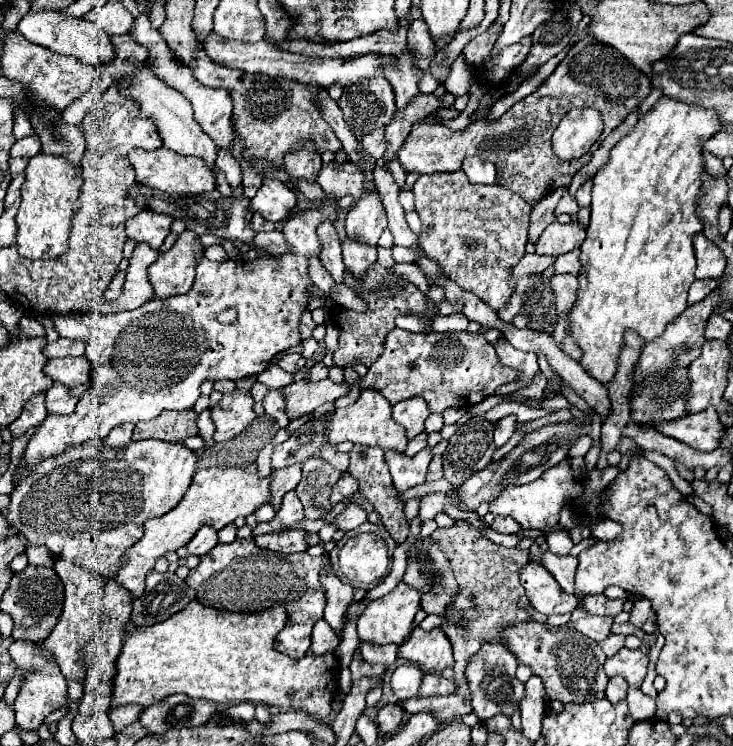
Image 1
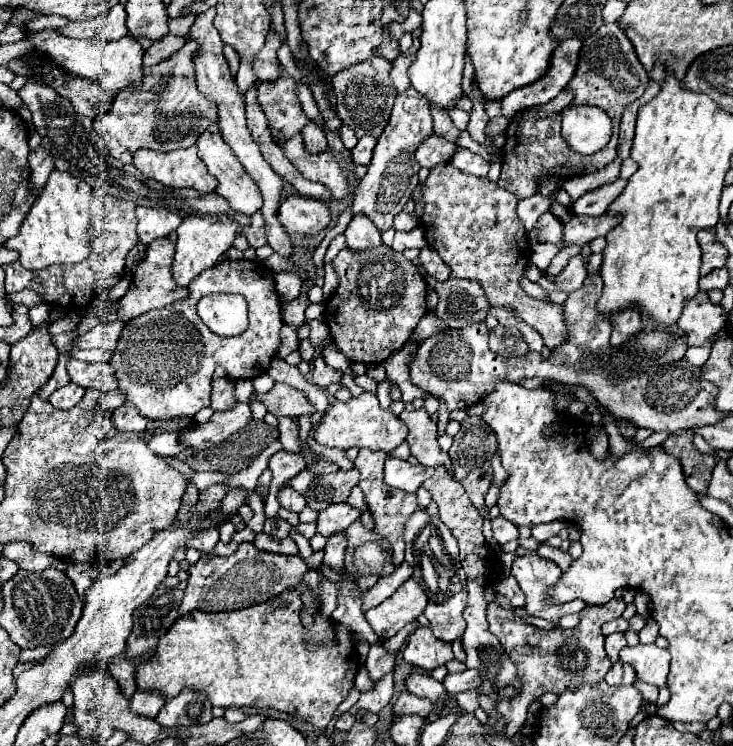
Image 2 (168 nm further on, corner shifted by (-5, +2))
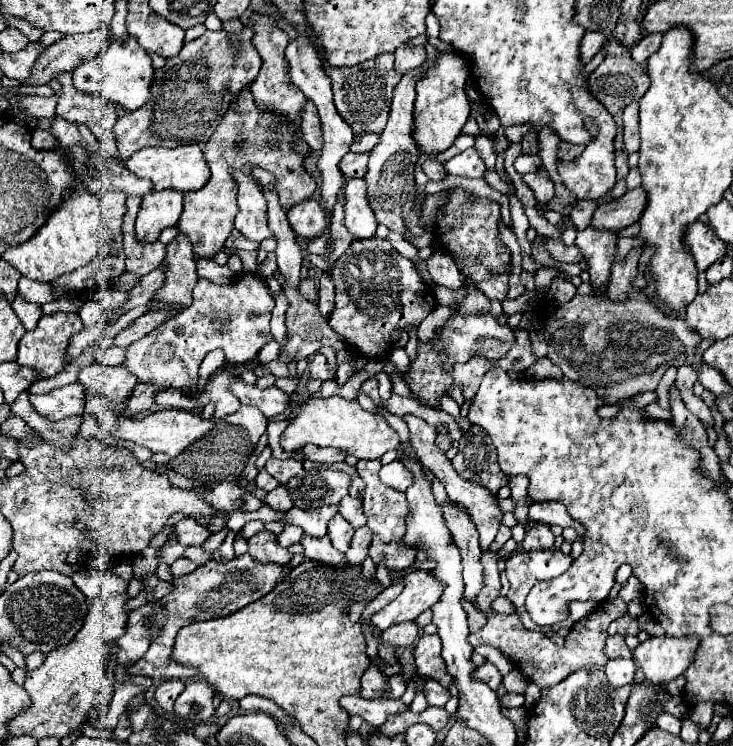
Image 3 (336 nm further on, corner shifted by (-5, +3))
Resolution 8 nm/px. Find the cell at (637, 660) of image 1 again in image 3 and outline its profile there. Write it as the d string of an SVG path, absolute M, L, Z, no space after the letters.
M650 637L632 651L632 659L650 683L670 683L688 669L696 645L696 637Z

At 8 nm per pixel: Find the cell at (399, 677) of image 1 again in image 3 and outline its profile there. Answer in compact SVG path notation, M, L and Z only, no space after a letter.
M428 679L424 683L422 691L428 699L428 705L432 705L432 707L444 707L444 703L450 699L450 691L446 687L442 687L438 681L432 681L432 679Z

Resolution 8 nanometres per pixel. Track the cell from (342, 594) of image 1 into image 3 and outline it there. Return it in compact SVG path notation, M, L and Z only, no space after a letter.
M336 515L336 517L328 523L328 537L330 537L332 545L334 545L338 551L342 551L342 553L348 551L352 535L354 535L354 527L352 527L342 515Z

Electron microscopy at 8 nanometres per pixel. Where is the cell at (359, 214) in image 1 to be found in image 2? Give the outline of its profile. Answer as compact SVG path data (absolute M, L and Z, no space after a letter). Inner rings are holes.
M414 88L404 90L404 94L398 94L394 100L392 116L374 148L368 172L356 186L354 202L352 202L354 214L368 214L368 218L372 218L372 222L382 232L392 228L394 216L400 214L404 204L410 200L414 188L418 186L420 166L414 154L418 146L428 136L432 136L432 132L434 130L432 130L432 116L428 112L428 102L424 102L424 98L420 98L420 94ZM426 124L430 124L428 130L426 130Z

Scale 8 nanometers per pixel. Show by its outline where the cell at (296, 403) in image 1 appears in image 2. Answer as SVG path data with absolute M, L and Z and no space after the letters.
M274 384L274 388L266 394L254 392L254 398L260 400L274 416L302 416L312 410L308 398L288 384Z

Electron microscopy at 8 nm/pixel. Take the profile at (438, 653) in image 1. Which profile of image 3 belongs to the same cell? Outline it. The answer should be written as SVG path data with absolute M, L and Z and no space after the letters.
M420 635L418 645L414 647L414 663L418 675L436 679L443 687L448 688L454 680L444 669L444 659L440 657L440 649L442 645L438 635Z

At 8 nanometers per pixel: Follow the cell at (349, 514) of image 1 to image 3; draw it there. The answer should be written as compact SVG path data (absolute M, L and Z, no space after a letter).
M322 505L318 509L310 509L310 511L302 511L302 509L292 507L286 513L284 523L294 523L294 525L302 527L306 531L306 535L310 535L310 537L324 537L326 525L336 513L338 513L336 505Z

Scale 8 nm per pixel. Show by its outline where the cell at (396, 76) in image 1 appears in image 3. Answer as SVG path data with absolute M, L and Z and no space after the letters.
M403 44L396 49L394 55L396 55L394 65L404 75L404 73L410 73L412 69L416 69L416 67L420 67L424 63L426 50L423 45L406 46Z

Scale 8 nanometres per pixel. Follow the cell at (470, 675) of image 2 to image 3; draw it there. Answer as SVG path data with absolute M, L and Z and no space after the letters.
M484 663L482 667L478 667L476 669L476 673L472 673L476 679L480 679L480 681L484 681L486 685L490 685L490 689L498 689L500 687L500 681L502 681L502 675L500 675L500 671L492 665L492 663Z

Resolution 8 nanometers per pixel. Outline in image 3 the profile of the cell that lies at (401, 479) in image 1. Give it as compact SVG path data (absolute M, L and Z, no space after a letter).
M400 461L382 465L380 479L382 479L382 483L386 483L388 487L392 487L396 491L406 491L412 485L412 473L408 473L408 469Z

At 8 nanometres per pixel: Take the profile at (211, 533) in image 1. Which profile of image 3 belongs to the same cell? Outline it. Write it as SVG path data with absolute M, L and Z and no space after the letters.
M190 517L188 519L182 519L174 525L176 533L178 533L178 543L188 547L188 545L194 545L194 547L202 547L202 543L210 537L210 531L202 525L198 525L196 521L192 521Z

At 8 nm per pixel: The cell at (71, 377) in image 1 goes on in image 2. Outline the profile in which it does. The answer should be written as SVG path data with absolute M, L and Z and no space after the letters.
M72 358L72 362L68 362L68 374L70 374L72 382L82 388L96 388L102 392L118 390L118 380L114 376L114 368L108 362L106 364L88 364L88 362L80 362L80 360Z

